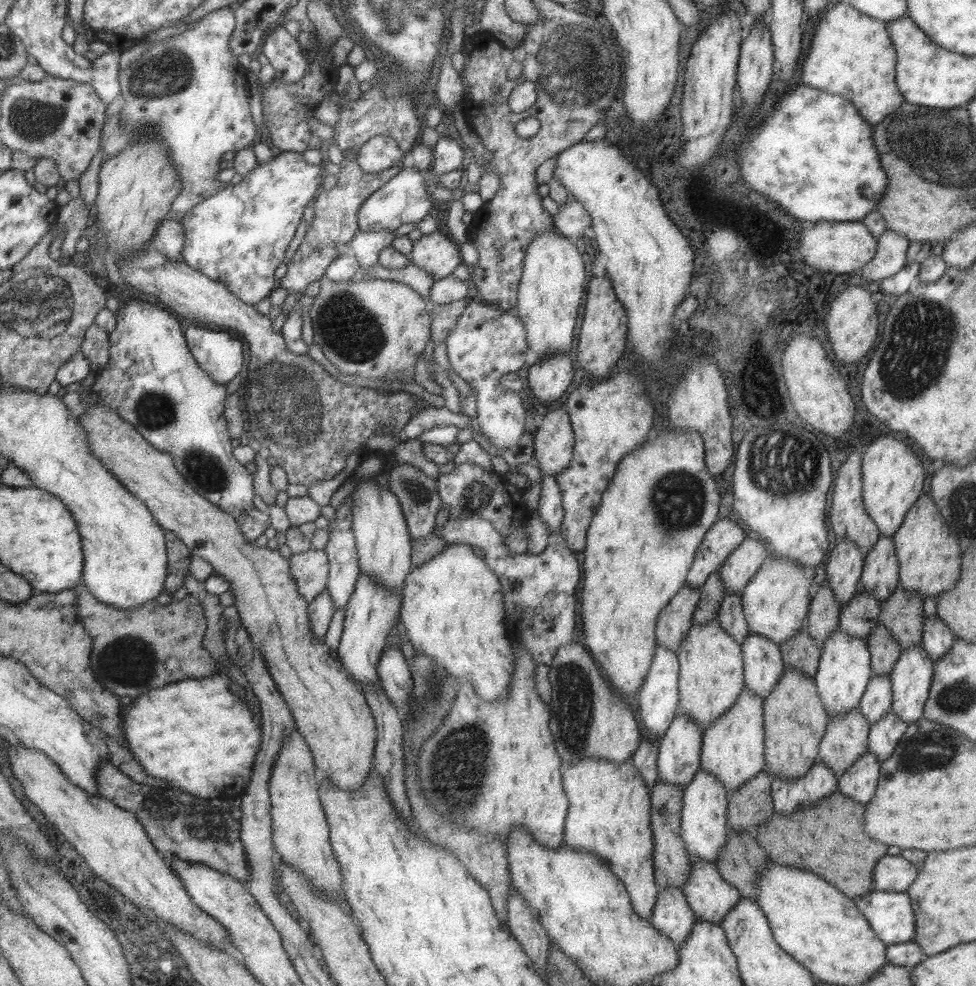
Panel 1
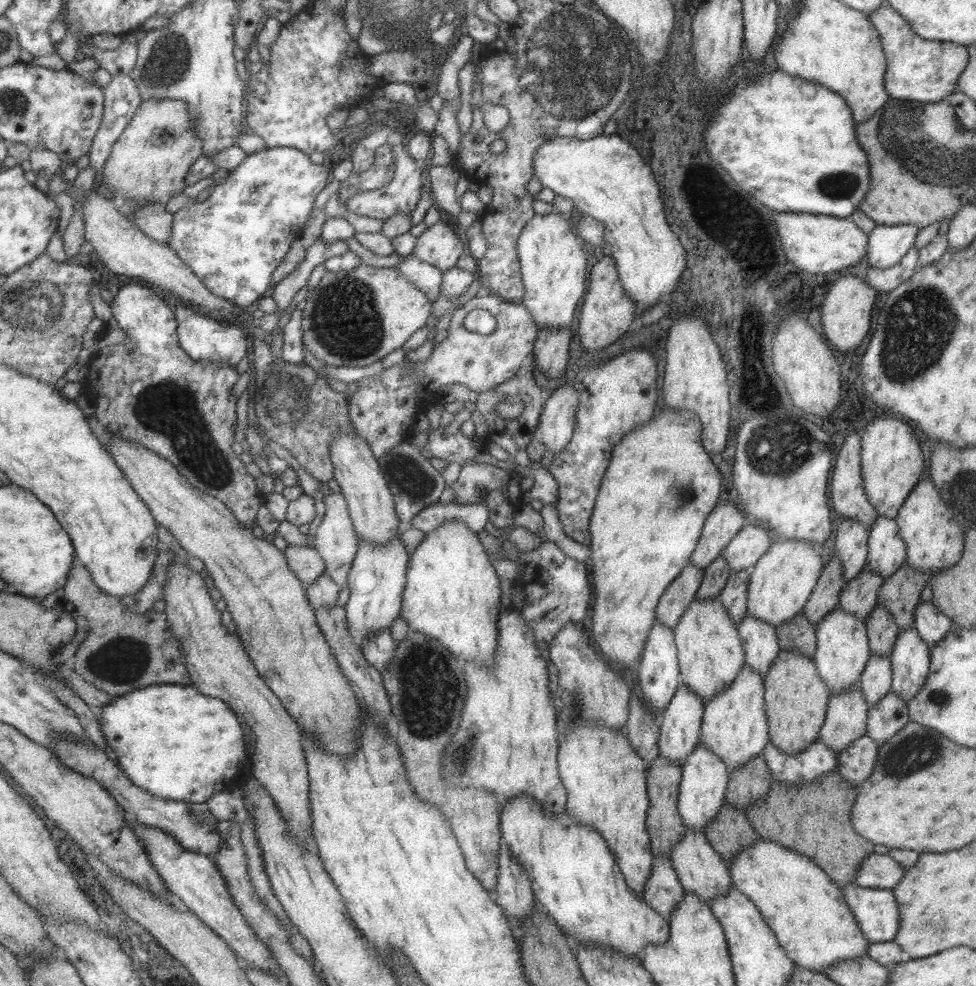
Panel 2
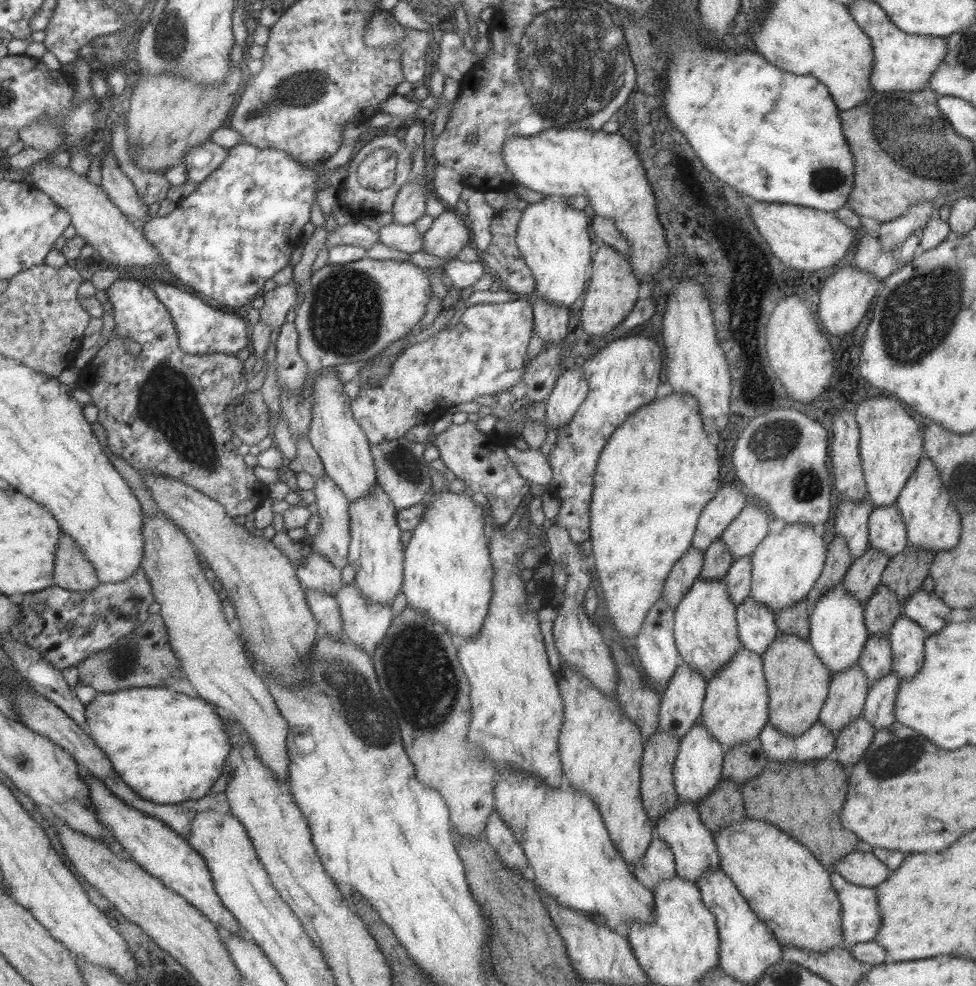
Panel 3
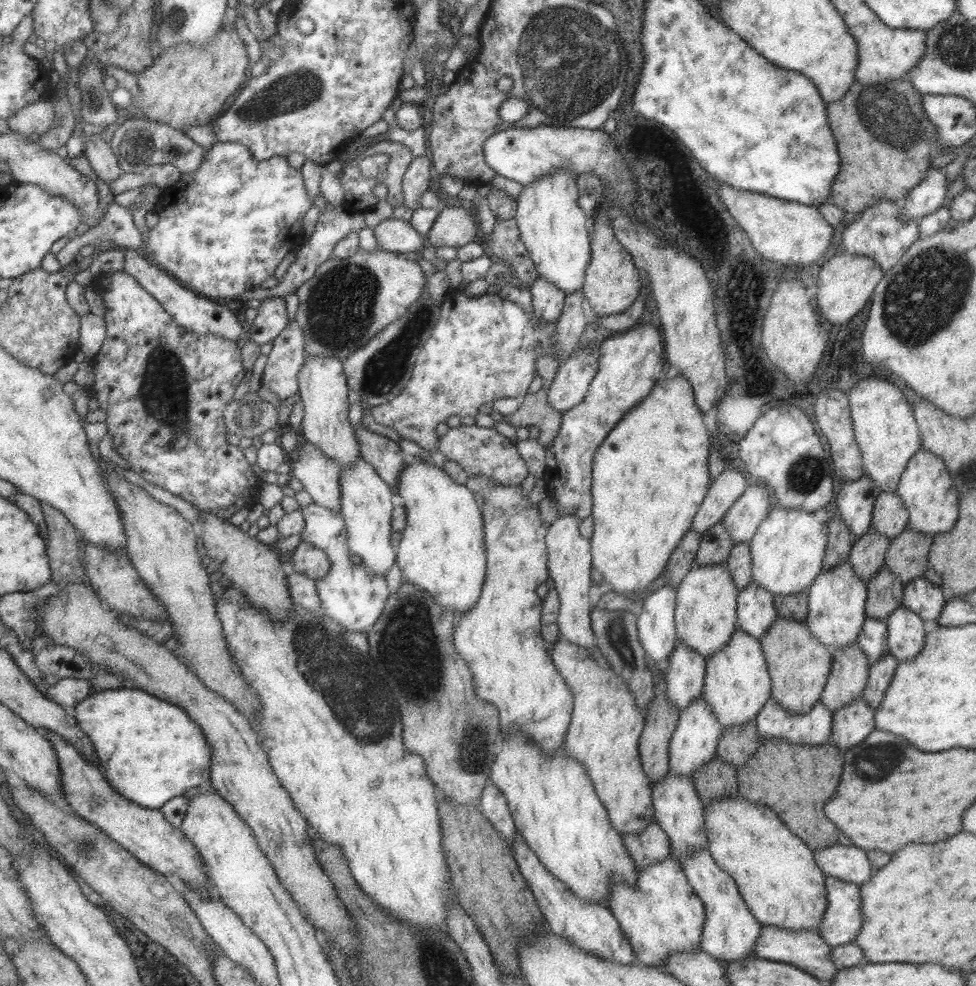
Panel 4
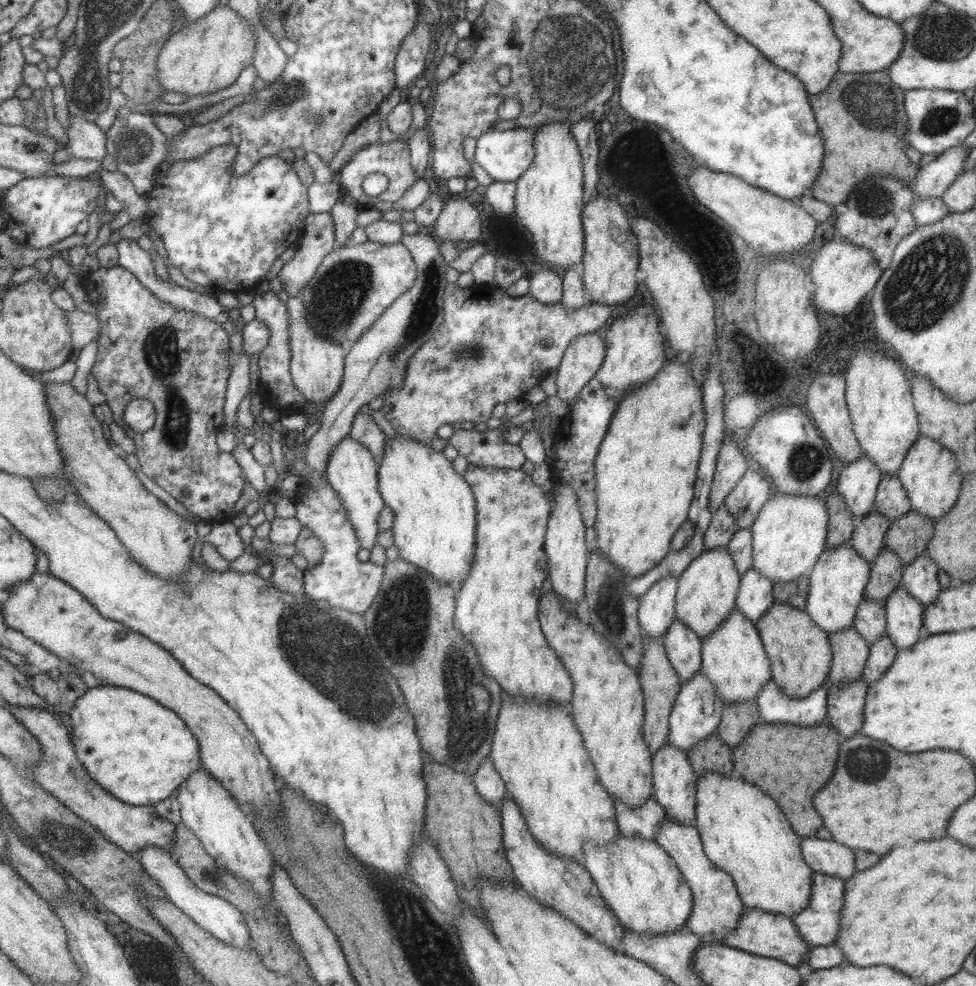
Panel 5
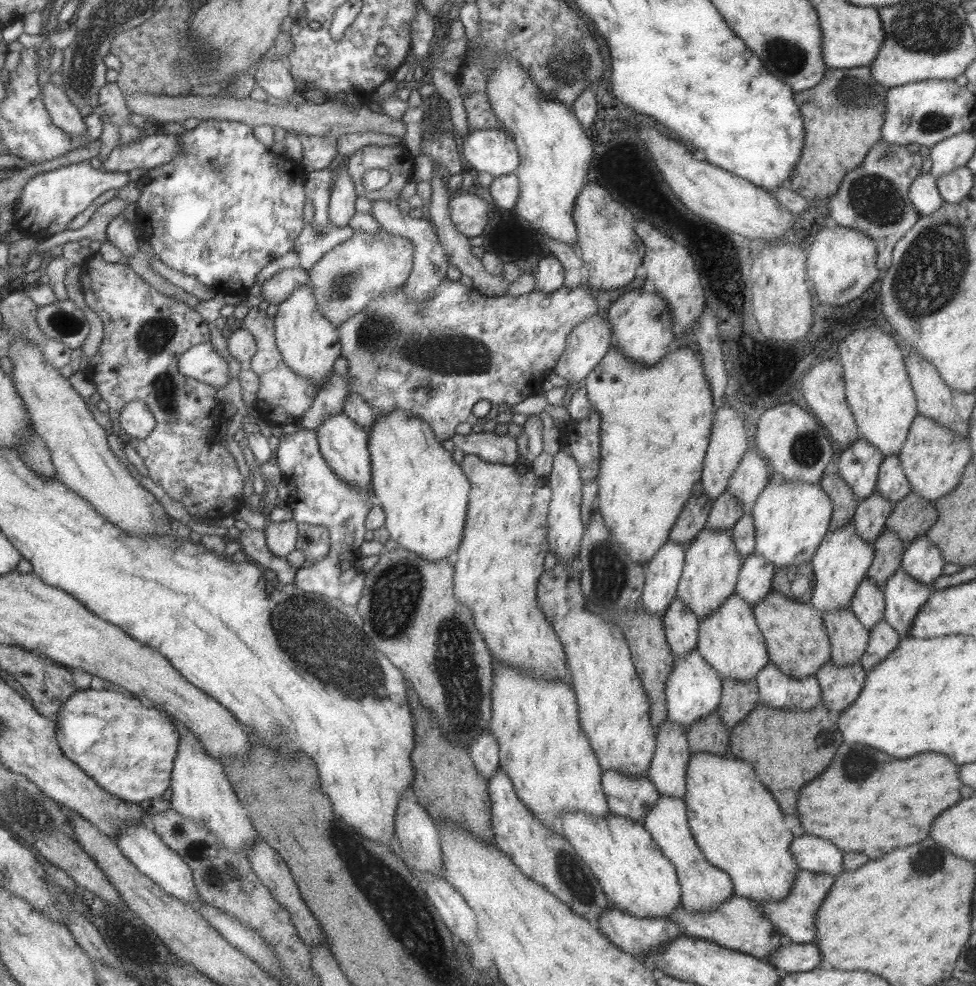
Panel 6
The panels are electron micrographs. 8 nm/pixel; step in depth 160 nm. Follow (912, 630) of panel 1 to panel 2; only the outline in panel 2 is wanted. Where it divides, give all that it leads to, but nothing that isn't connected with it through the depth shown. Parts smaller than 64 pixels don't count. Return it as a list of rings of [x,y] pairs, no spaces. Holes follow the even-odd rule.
[[[904,563],[882,581],[876,604],[890,612],[899,630],[912,625],[915,605],[920,601],[922,588],[929,584],[929,578],[929,573],[910,569]]]

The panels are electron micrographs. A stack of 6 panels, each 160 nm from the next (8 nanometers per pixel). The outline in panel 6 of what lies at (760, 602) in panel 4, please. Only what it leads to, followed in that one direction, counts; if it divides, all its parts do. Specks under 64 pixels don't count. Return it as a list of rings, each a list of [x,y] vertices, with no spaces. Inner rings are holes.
[[[753,551],[742,560],[738,573],[737,593],[748,605],[757,604],[770,590],[775,568]]]

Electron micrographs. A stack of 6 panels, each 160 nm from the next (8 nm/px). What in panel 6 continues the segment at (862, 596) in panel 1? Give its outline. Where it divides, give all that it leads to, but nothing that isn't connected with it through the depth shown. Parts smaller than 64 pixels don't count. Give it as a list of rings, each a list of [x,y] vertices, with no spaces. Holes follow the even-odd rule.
[[[877,491],[857,501],[852,523],[857,534],[863,540],[873,544],[874,538],[877,538],[884,531],[885,521],[893,504],[879,496]]]

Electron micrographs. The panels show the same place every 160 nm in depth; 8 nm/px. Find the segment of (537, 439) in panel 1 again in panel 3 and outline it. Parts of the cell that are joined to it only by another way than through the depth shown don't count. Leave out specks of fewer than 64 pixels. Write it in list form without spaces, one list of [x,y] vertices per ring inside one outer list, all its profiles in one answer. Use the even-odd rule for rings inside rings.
[[[581,365],[560,371],[550,395],[545,400],[545,425],[553,430],[565,426],[573,418],[587,391],[588,384]]]

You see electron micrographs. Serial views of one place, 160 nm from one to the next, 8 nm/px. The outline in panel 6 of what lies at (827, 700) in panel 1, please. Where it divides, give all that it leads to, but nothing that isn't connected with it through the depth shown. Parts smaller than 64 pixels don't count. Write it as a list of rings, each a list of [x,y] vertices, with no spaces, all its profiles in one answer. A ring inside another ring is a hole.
[[[852,522],[825,533],[809,562],[814,574],[814,587],[809,603],[819,614],[833,609],[849,609],[851,596],[871,566],[873,551],[872,544],[857,534]]]

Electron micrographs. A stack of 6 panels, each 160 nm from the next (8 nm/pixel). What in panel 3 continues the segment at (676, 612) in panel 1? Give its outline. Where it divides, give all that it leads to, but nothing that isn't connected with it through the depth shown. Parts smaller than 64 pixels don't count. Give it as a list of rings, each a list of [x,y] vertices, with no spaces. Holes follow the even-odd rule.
[[[692,544],[681,554],[681,558],[673,564],[671,572],[662,586],[662,596],[669,606],[674,606],[681,600],[686,590],[693,584],[693,581],[700,576],[703,568],[702,550],[695,548]]]

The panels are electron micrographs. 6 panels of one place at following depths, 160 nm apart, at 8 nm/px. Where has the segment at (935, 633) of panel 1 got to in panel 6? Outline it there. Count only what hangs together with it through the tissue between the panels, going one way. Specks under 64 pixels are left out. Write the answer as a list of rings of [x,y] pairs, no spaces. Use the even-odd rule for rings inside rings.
[[[926,535],[918,536],[905,544],[900,568],[915,581],[923,585],[931,584],[946,564],[939,551]]]

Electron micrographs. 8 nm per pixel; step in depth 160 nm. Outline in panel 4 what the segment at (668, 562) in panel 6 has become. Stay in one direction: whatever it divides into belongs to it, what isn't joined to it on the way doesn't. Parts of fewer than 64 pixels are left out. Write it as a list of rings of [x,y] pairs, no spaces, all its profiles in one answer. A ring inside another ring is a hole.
[[[663,584],[642,600],[636,629],[650,664],[667,663],[674,646],[679,644],[674,623],[675,599],[676,590]]]

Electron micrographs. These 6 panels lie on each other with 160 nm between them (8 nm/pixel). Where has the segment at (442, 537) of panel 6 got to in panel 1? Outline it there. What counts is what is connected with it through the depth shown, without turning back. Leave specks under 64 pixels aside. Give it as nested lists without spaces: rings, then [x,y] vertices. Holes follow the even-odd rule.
[[[446,543],[440,552],[437,552],[434,556],[431,556],[429,560],[425,560],[423,564],[415,566],[409,570],[407,576],[404,578],[403,586],[400,592],[400,609],[398,614],[398,620],[405,627],[405,635],[408,638],[411,646],[417,650],[429,655],[434,658],[434,662],[437,665],[441,665],[449,674],[452,674],[455,678],[459,680],[467,681],[477,693],[481,700],[486,701],[496,701],[501,697],[506,695],[508,689],[508,680],[512,675],[513,665],[512,665],[512,650],[510,647],[510,637],[511,633],[507,630],[507,626],[504,620],[504,600],[500,592],[501,585],[499,584],[498,578],[493,574],[491,570],[485,565],[484,560],[478,558],[477,555],[473,553],[471,545],[465,543]]]

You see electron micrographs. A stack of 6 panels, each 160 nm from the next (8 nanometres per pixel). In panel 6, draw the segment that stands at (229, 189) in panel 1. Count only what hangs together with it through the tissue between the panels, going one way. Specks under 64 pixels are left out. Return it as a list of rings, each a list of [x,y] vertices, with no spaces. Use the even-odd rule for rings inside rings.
[[[207,119],[198,121],[197,125],[186,132],[176,135],[180,151],[169,161],[159,166],[154,166],[147,172],[141,171],[134,176],[139,195],[136,200],[133,225],[138,228],[139,236],[150,244],[156,256],[165,266],[177,272],[194,276],[198,282],[217,290],[241,290],[243,294],[254,284],[256,274],[268,262],[283,256],[293,248],[297,235],[303,230],[303,205],[306,194],[304,193],[305,170],[299,161],[291,159],[286,154],[276,155],[270,151],[252,133],[251,127],[237,121]]]

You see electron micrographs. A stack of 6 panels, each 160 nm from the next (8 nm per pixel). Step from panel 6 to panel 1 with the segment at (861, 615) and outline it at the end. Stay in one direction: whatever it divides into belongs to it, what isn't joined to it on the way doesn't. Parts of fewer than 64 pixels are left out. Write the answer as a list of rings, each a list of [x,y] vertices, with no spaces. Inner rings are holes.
[[[872,673],[859,700],[858,709],[870,726],[892,710],[892,690],[887,675]]]

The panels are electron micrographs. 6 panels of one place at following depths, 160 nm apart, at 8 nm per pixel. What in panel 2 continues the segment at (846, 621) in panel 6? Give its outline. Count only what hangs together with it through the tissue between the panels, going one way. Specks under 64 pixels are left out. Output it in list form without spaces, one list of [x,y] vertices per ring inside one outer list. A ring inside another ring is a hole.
[[[858,683],[837,694],[831,694],[818,732],[819,740],[838,753],[852,740],[865,735],[867,709]]]

